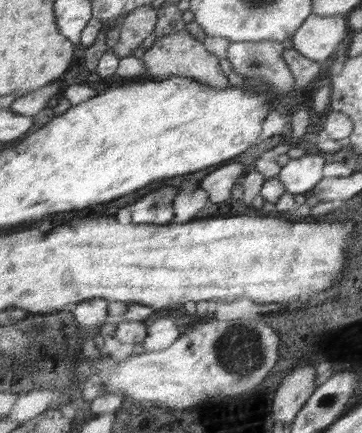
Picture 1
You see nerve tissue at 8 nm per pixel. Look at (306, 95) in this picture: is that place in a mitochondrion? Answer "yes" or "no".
no

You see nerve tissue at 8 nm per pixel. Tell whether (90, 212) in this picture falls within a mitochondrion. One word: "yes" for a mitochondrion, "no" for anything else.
no

